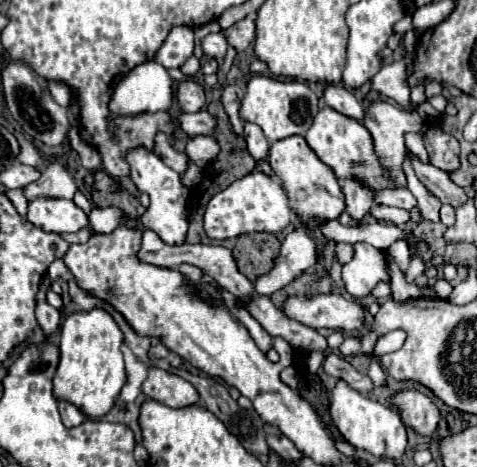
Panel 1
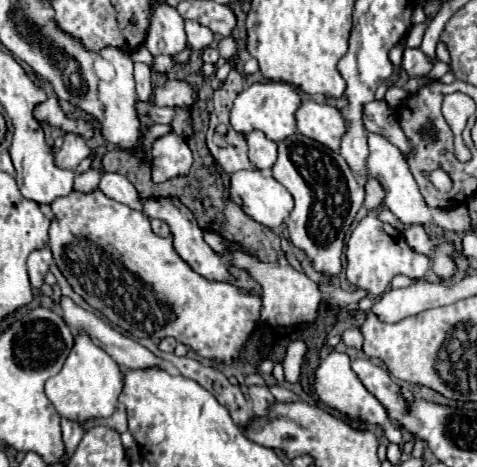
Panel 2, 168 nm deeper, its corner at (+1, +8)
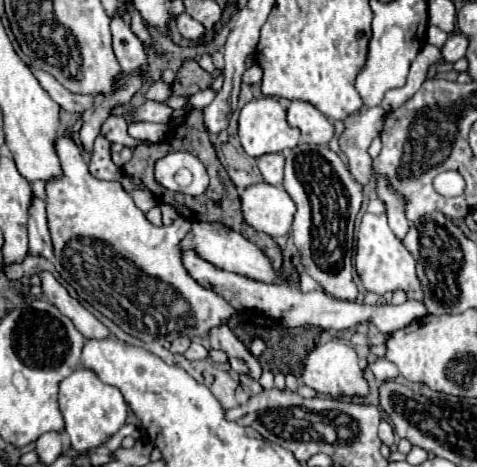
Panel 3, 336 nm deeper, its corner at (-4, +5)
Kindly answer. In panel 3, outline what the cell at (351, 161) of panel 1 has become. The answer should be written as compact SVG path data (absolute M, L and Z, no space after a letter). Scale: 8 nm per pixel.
M285 101L287 119L291 127L301 131L301 139L305 143L327 145L335 137L333 121L305 101Z

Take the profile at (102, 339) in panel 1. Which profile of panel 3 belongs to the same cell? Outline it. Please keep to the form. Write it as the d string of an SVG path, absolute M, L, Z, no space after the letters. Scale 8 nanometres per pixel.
M79 367L73 375L59 383L59 409L65 419L65 431L69 435L71 447L77 451L99 447L127 419L127 403L123 401L121 391L101 383L101 379L97 379L97 375L87 367Z

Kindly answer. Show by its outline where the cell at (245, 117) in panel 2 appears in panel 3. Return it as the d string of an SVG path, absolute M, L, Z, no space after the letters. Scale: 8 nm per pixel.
M261 97L261 99L251 99L239 115L239 139L247 155L251 157L261 157L265 153L283 153L287 149L297 147L299 143L299 131L293 129L287 123L287 109L281 105L279 99L275 97Z

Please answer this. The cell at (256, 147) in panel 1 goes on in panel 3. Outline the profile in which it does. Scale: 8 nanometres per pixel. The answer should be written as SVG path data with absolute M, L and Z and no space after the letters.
M281 153L261 155L257 159L257 167L267 183L281 185L281 181L283 181L283 155Z

